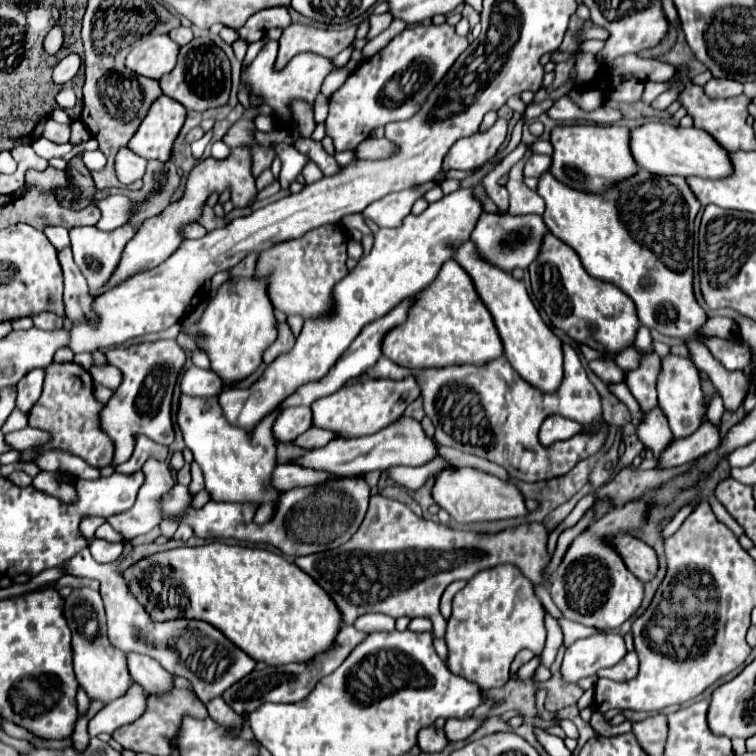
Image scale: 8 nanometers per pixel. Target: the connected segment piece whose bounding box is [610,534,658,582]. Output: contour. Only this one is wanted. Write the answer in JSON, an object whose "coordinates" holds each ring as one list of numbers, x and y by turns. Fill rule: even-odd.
{"coordinates":[[614,536,610,538,616,550,620,552,624,564,628,570,642,582,650,582,658,572,658,554,654,548,650,548,646,542,634,538,634,536]]}

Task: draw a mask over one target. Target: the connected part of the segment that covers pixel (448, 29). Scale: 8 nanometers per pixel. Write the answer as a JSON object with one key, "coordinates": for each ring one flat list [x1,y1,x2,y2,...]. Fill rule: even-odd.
{"coordinates":[[414,24,394,36,386,48,374,54,370,60,362,62,348,80,332,94,330,114,326,118,326,134,334,140,336,152,352,150,362,140,370,136,378,126,388,122,398,122,414,116,418,108,426,102,426,96,438,86,442,76,452,68,454,60,468,48,468,38,458,36,450,24],[406,72,406,100,396,108,384,104,384,86,396,74]]}

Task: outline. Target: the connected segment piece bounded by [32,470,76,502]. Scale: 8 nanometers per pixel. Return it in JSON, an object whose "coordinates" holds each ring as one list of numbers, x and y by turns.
{"coordinates":[[38,472,32,480,34,488,40,488,42,492,48,492,52,496,58,496,60,500,66,500,66,502,72,502,76,498,74,494,74,486,72,484,66,484,60,480,58,472]]}

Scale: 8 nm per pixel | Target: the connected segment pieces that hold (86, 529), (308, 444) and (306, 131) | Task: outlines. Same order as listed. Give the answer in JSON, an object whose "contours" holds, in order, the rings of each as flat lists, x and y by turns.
{"contours":[[[103,517,84,518,84,520,82,520,82,534,84,534,88,540,92,540,94,534,96,534,96,528,98,528,100,524,104,524,104,522,106,522,106,519]],[[310,428,306,434,298,436,294,440,296,446,304,448,304,450,314,450,314,448,322,448,326,446,330,440,334,440,334,434,328,430,320,430,320,428]],[[298,102,298,104,294,104,292,108,294,108,294,122,296,122,298,130,300,130,300,136,310,138,312,132,314,132,314,128,316,128,316,122,314,122,310,104,306,104,306,102]]]}

